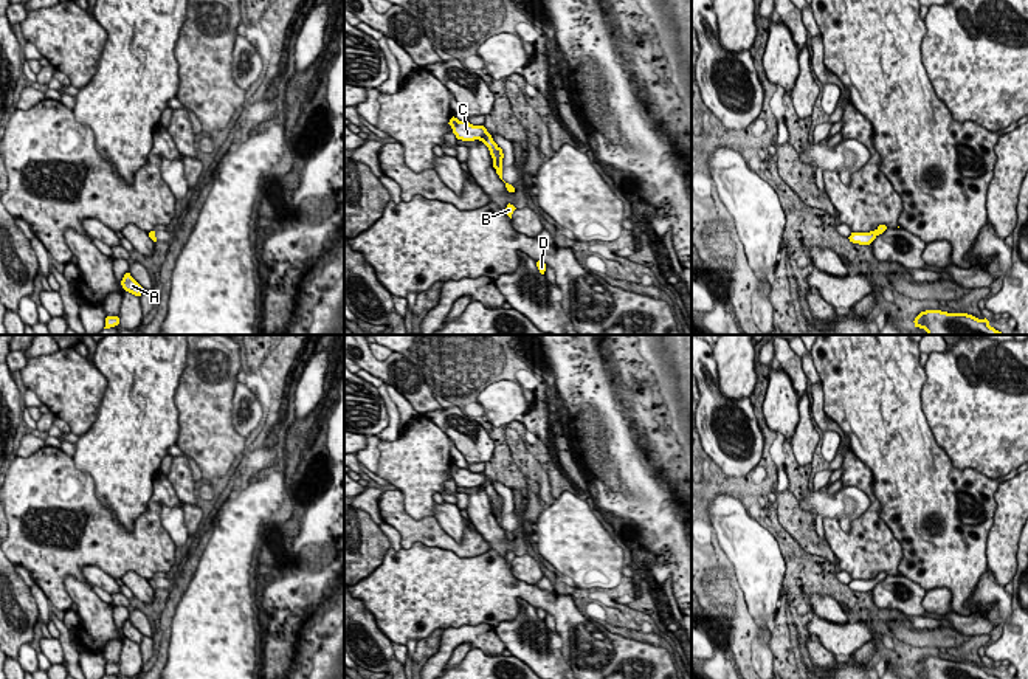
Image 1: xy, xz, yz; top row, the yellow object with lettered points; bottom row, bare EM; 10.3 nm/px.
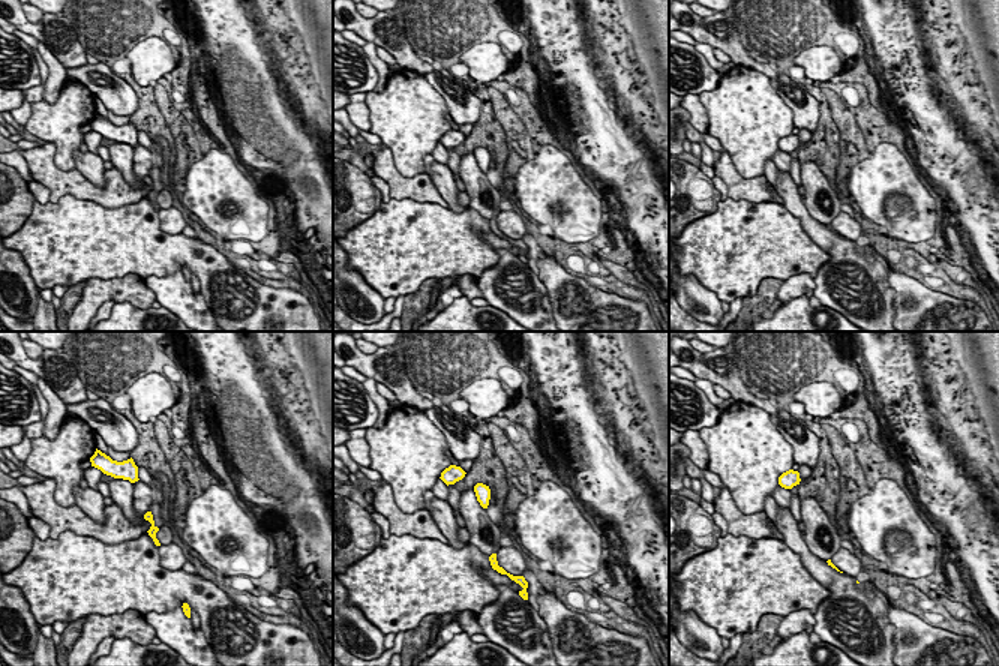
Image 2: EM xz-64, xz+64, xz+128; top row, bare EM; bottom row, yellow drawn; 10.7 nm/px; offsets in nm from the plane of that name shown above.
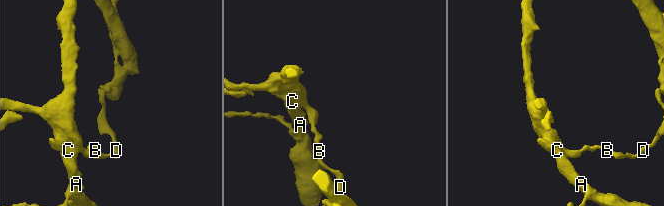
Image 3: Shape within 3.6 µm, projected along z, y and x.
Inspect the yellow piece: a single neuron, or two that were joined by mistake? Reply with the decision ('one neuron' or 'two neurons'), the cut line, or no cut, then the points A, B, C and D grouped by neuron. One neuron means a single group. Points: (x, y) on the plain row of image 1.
two neurons; cut in xz along (496, 517), (501, 518); A C / B D

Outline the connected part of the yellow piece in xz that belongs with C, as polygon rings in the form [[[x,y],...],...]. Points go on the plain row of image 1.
[[[451,465],[448,470],[453,476],[453,481],[456,482],[457,487],[462,488],[474,488],[479,487],[482,488],[493,505],[493,515],[501,519],[502,518],[502,496],[493,488],[492,482],[487,479],[484,473],[473,473],[465,468],[459,468],[457,465]]]

